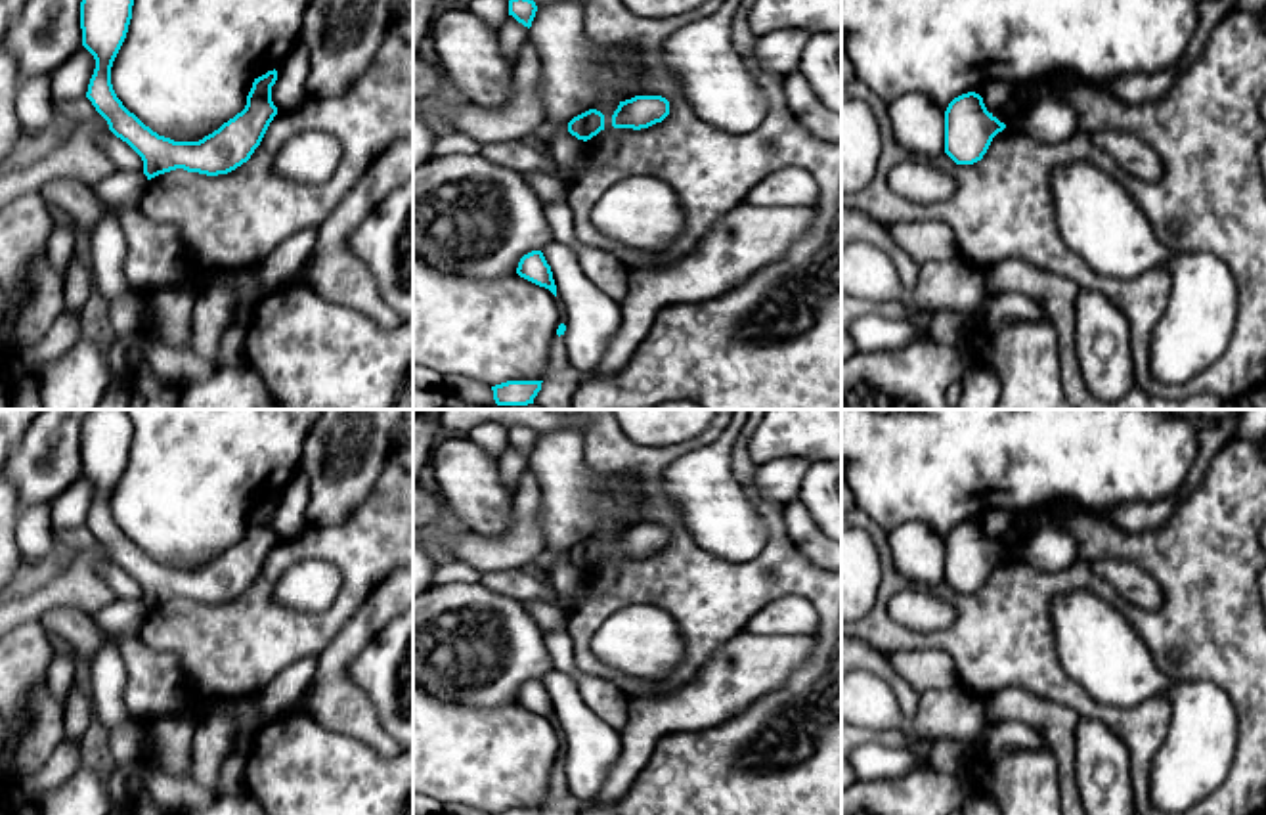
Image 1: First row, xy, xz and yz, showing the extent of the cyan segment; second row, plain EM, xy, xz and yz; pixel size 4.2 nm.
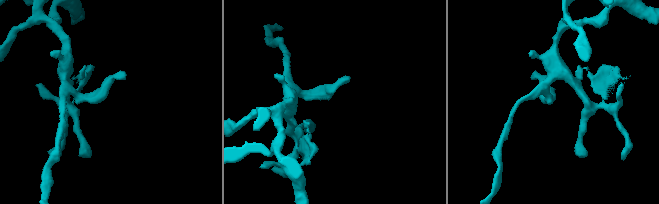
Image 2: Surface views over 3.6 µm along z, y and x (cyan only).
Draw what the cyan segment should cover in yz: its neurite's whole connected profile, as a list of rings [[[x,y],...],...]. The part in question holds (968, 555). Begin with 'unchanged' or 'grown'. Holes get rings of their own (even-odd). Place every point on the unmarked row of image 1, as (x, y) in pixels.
unchanged | [[[962,522],[945,540],[945,582],[956,593],[973,593],[1004,557],[1006,553],[987,540],[979,522]]]

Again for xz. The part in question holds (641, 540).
unchanged | [[[635,524],[620,530],[612,543],[614,557],[648,557],[669,543],[669,530],[662,524]]]

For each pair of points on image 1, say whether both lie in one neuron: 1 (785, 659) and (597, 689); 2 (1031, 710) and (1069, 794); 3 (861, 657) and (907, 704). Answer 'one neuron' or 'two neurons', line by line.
1: two neurons
2: one neuron
3: one neuron

